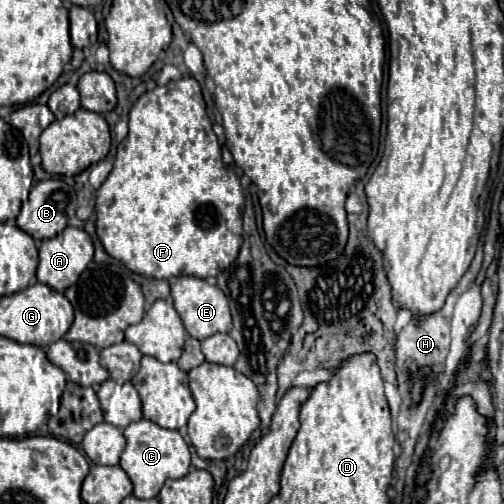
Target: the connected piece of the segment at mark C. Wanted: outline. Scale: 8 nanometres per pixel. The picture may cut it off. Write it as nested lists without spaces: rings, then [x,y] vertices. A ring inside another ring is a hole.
[[[139,420],[129,424],[123,430],[127,438],[127,446],[121,454],[119,466],[125,470],[129,480],[133,482],[133,496],[135,498],[155,498],[169,478],[183,478],[191,466],[191,454],[187,442],[181,438],[177,430],[167,430],[157,426],[151,420]]]

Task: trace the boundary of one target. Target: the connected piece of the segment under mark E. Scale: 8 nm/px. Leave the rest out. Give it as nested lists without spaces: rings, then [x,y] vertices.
[[[179,276],[171,286],[171,296],[175,300],[175,310],[183,320],[189,336],[197,340],[205,340],[217,332],[229,332],[232,328],[232,316],[229,302],[225,294],[211,282],[195,278],[195,276]]]

